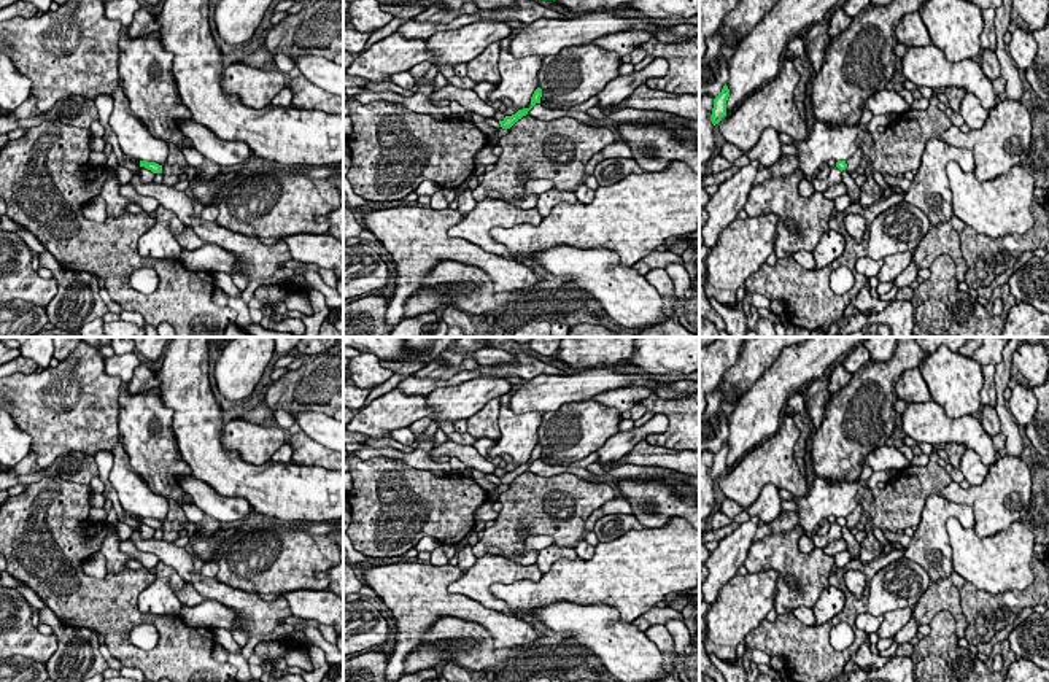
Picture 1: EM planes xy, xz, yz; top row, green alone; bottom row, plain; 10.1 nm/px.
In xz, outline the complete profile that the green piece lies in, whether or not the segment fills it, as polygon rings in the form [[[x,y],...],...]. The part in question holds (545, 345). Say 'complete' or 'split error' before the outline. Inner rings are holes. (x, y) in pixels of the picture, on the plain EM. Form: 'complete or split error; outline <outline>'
complete; outline [[[534,337],[529,342],[529,348],[544,356],[553,356],[558,353],[561,339],[563,337]]]

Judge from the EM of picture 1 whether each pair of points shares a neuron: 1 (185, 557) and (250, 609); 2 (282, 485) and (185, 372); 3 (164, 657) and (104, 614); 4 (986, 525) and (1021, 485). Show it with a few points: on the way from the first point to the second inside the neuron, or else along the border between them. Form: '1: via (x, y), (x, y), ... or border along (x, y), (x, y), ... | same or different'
1: via (191, 576), (205, 587), (231, 596) | same
2: via (245, 480), (199, 437), (194, 409) | same
3: via (147, 657), (135, 657), (116, 638), (116, 631) | same
4: via (990, 512), (990, 504), (1008, 487) | same

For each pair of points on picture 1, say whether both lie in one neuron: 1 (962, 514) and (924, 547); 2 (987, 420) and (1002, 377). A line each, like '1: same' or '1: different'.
1: same
2: different

